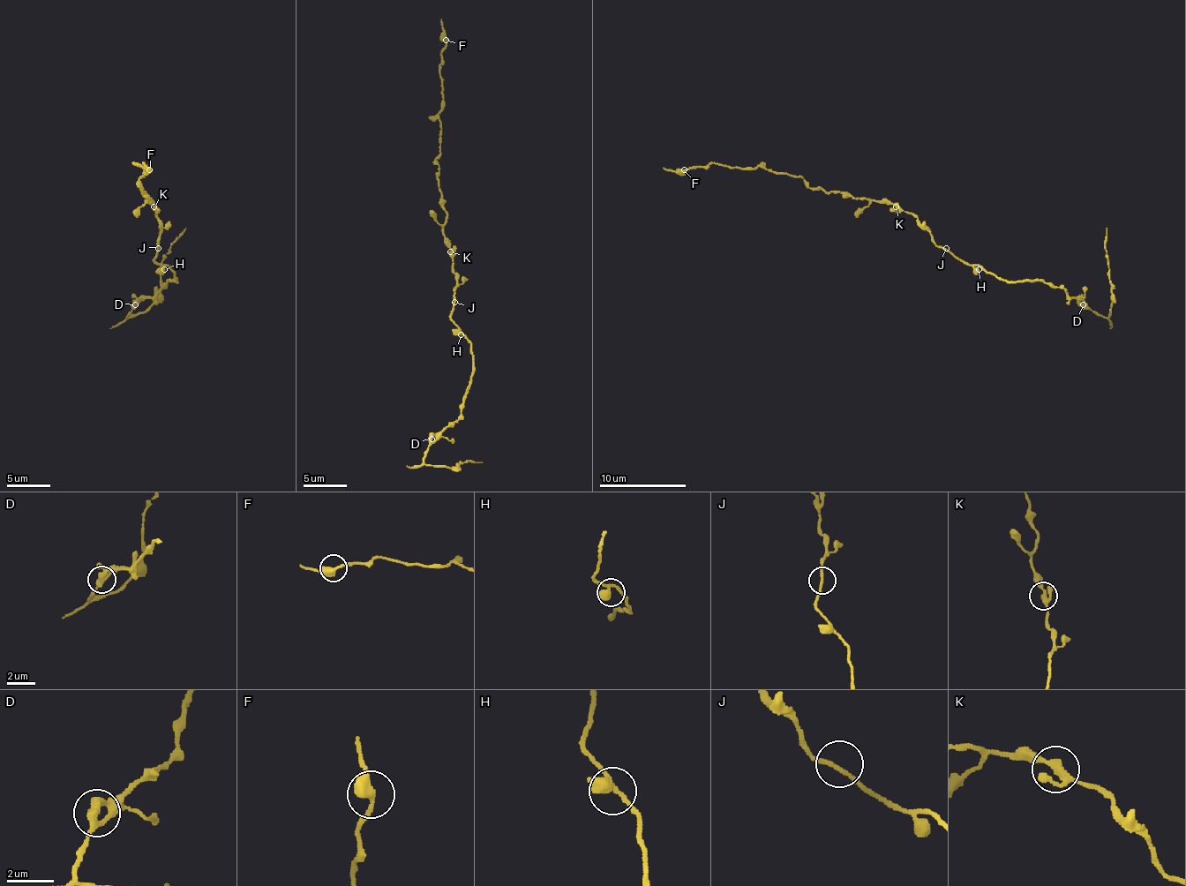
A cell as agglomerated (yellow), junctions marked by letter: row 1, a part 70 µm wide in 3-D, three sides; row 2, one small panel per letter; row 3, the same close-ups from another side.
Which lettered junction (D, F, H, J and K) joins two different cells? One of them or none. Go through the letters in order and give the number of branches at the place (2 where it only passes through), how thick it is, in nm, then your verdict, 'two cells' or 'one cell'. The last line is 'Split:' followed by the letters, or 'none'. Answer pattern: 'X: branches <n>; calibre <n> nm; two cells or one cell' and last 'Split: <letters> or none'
D: branches 3; calibre 300 nm; one cell
F: branches 2; calibre 420 nm; one cell
H: branches 2; calibre 400 nm; one cell
J: branches 2; calibre 170 nm; one cell
K: branches 3; calibre 280 nm; one cell
Split: none

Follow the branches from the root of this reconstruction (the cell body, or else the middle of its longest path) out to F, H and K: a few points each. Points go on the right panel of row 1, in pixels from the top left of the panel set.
F: (943, 250), (916, 217), (879, 200), (825, 191), (809, 187), (799, 176), (762, 168), (708, 163), (684, 169)
H: (943, 250), (952, 251), (979, 269)
K: (943, 250), (935, 244), (933, 235), (916, 217), (896, 206)

